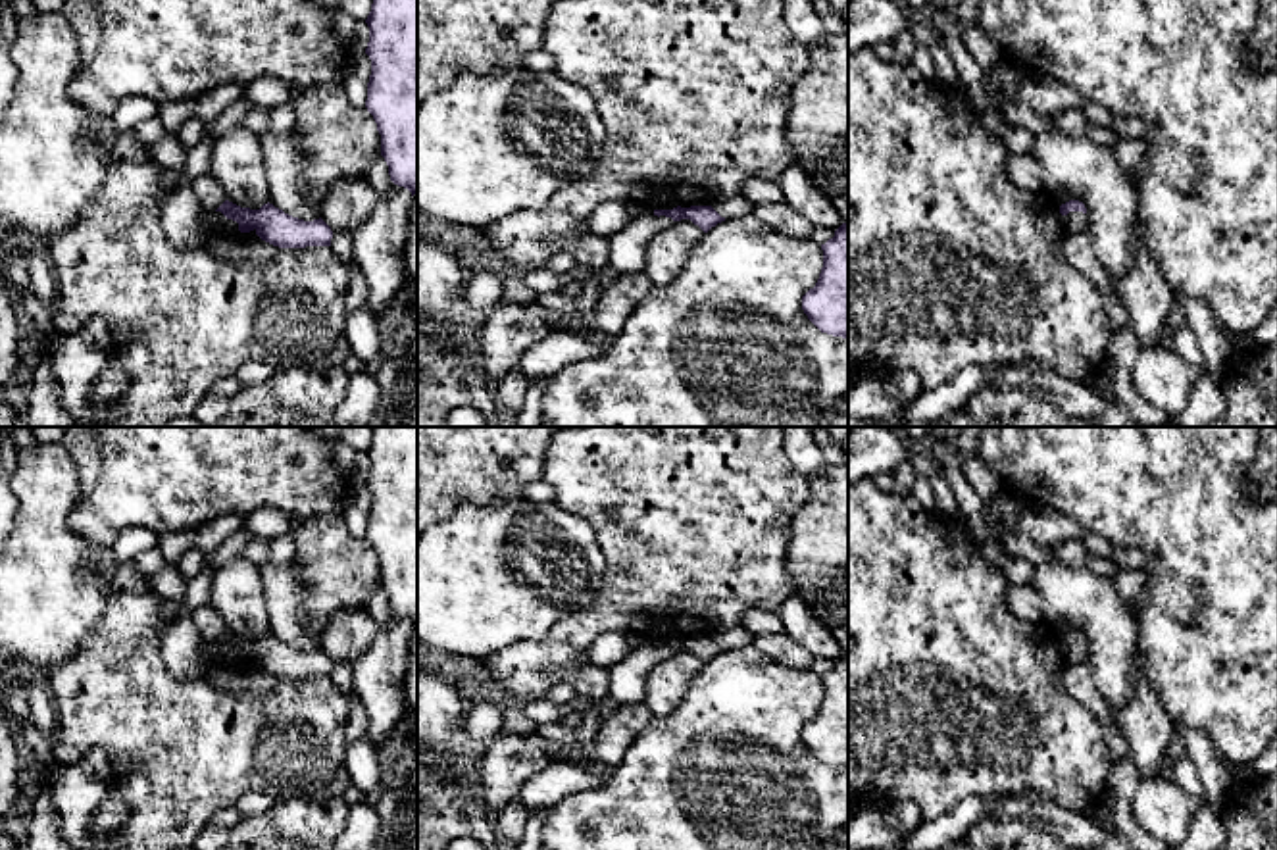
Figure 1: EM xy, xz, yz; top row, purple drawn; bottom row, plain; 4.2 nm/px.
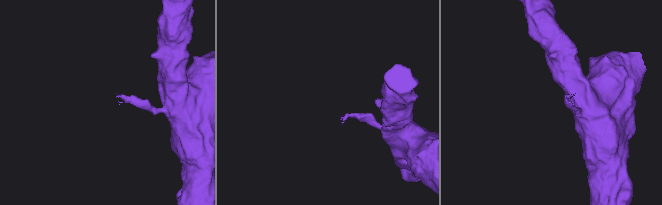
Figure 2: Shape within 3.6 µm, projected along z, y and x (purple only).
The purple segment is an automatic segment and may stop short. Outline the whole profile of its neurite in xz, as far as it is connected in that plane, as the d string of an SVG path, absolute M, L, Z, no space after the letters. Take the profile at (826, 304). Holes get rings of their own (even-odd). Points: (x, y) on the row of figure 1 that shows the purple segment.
M848 223L821 250L823 267L815 287L802 296L802 310L821 333L848 338Z

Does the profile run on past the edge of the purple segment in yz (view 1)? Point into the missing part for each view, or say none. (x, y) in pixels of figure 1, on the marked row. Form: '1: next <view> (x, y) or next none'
1: next none

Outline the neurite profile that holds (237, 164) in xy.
M240 125L213 142L210 173L240 208L260 210L269 202L262 140Z

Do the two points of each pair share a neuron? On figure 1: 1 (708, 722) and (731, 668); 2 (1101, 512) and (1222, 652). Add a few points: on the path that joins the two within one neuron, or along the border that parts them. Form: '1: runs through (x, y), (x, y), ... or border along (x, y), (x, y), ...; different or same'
1: runs through (722, 708), (731, 699), (731, 681); same
2: runs through (1141, 529), (1222, 612); same

